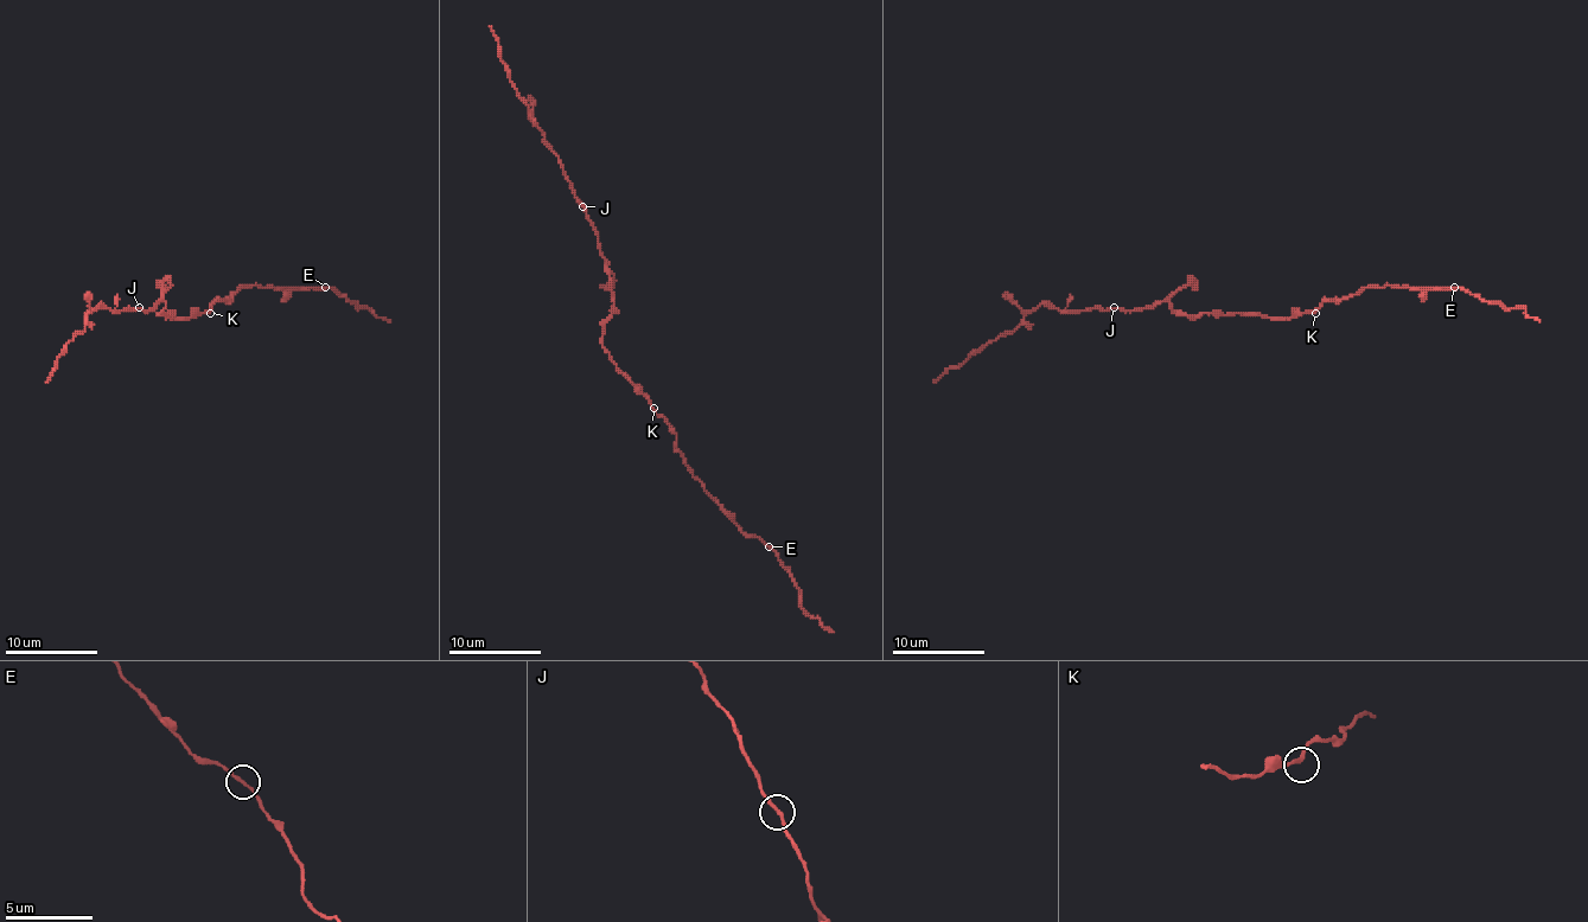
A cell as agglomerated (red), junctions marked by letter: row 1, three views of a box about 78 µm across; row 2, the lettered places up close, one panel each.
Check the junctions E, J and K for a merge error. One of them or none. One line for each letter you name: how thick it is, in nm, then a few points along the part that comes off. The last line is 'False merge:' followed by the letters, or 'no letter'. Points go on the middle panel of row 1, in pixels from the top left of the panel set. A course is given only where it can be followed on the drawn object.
False merge: no letter

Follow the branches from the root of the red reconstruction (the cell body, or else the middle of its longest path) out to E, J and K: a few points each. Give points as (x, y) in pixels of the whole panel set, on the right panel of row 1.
E: (1250, 313), (1296, 318), (1315, 311), (1325, 301), (1338, 301), (1366, 287), (1454, 287)
J: (1250, 313), (1186, 315), (1174, 313), (1169, 301), (1137, 311), (1114, 308)
K: (1250, 313), (1269, 318), (1315, 313)

